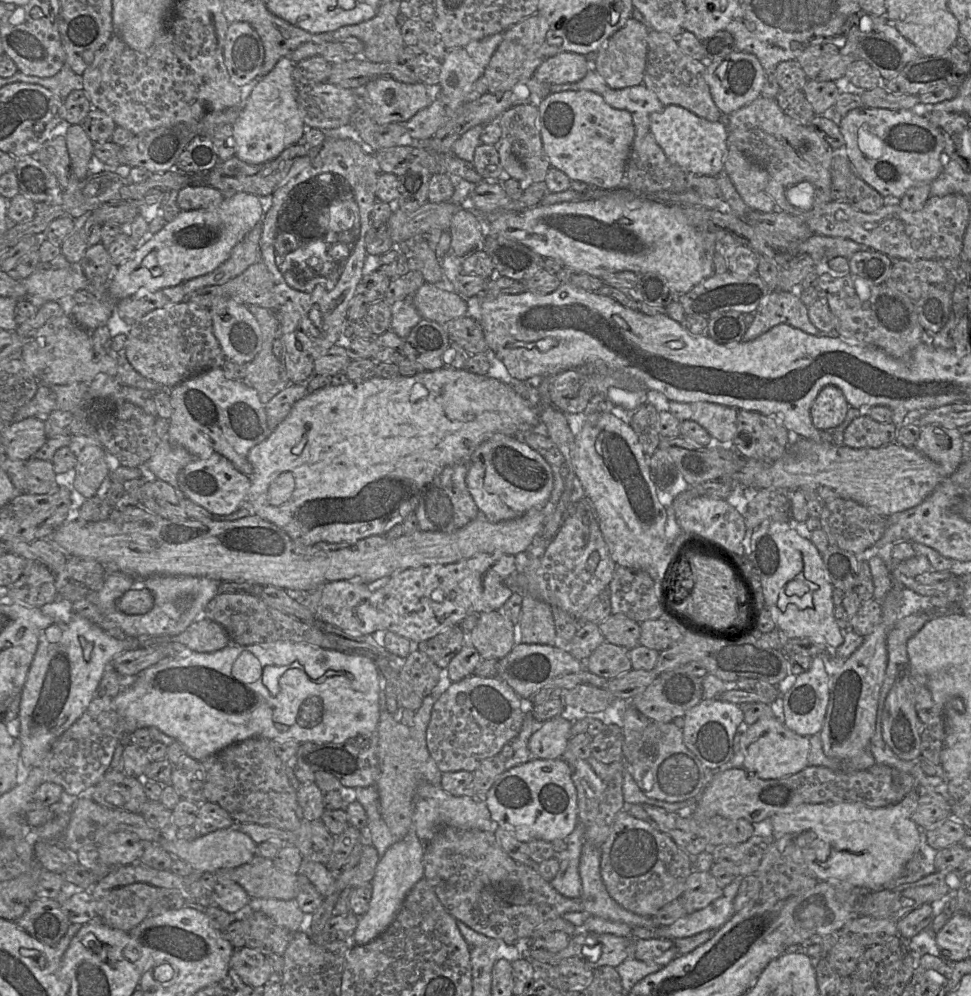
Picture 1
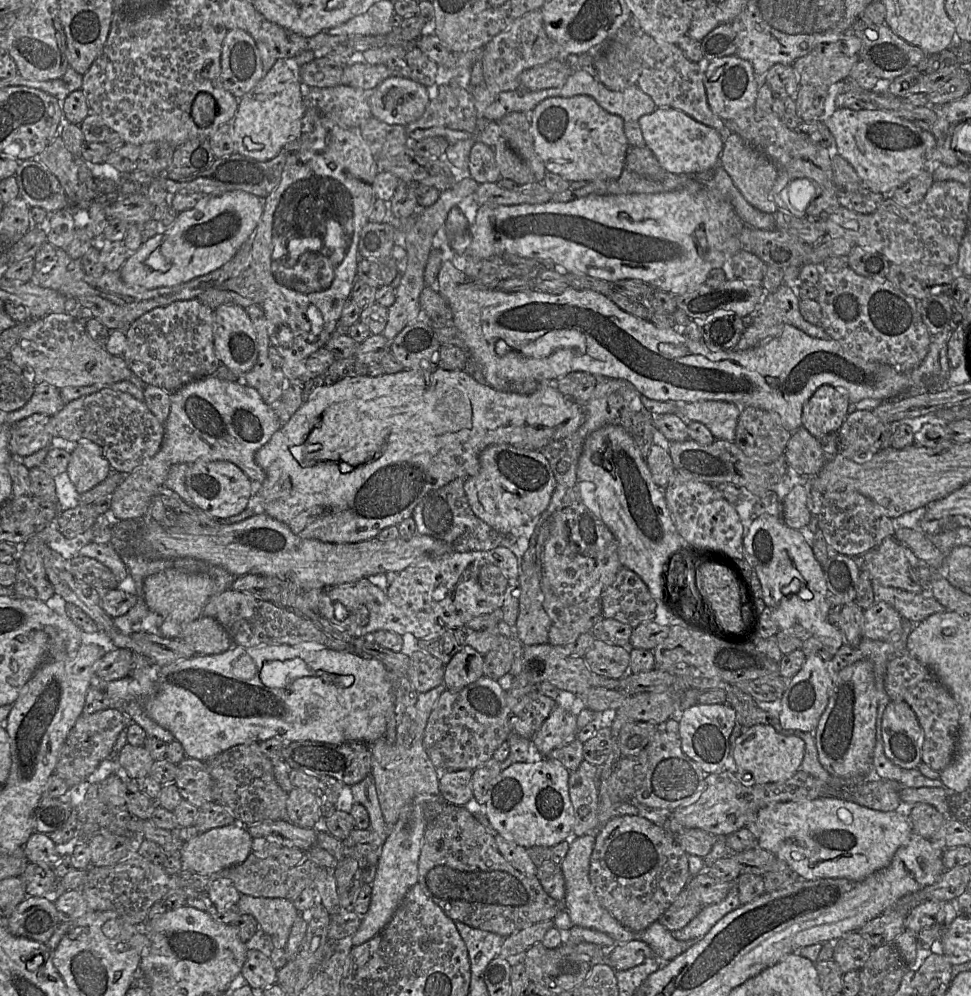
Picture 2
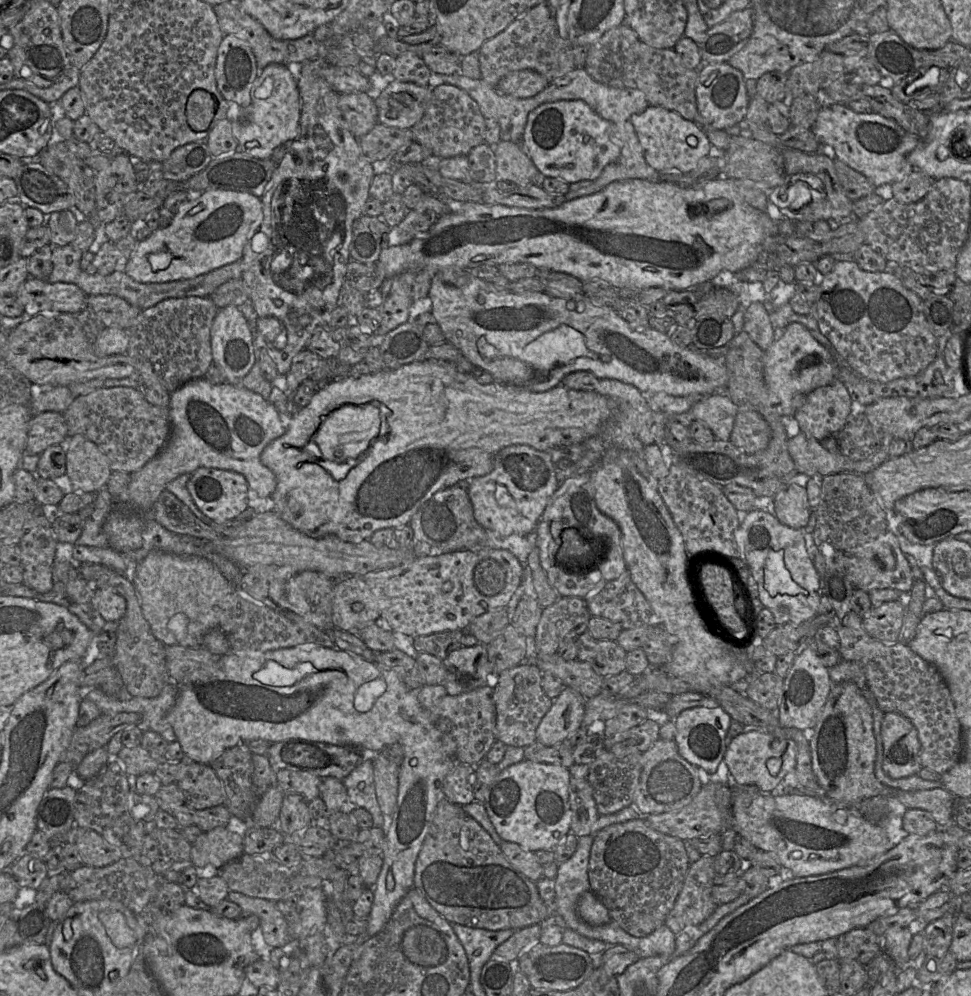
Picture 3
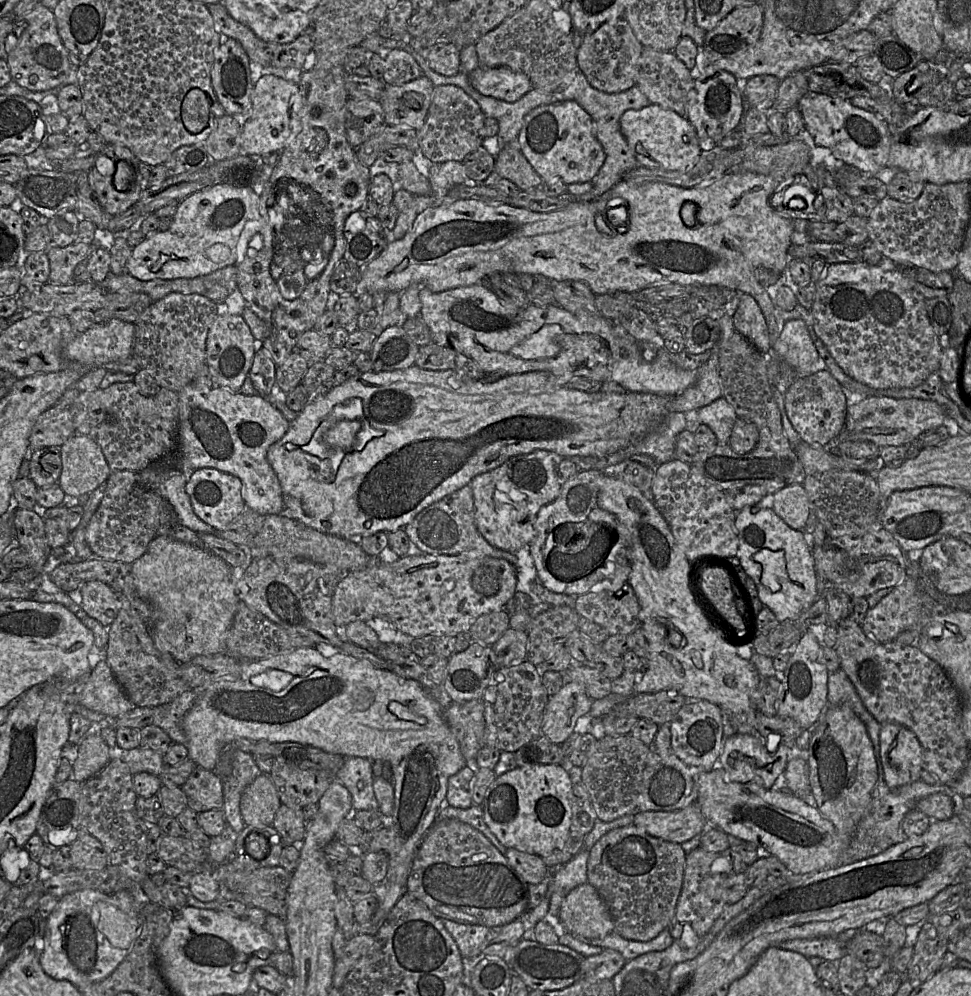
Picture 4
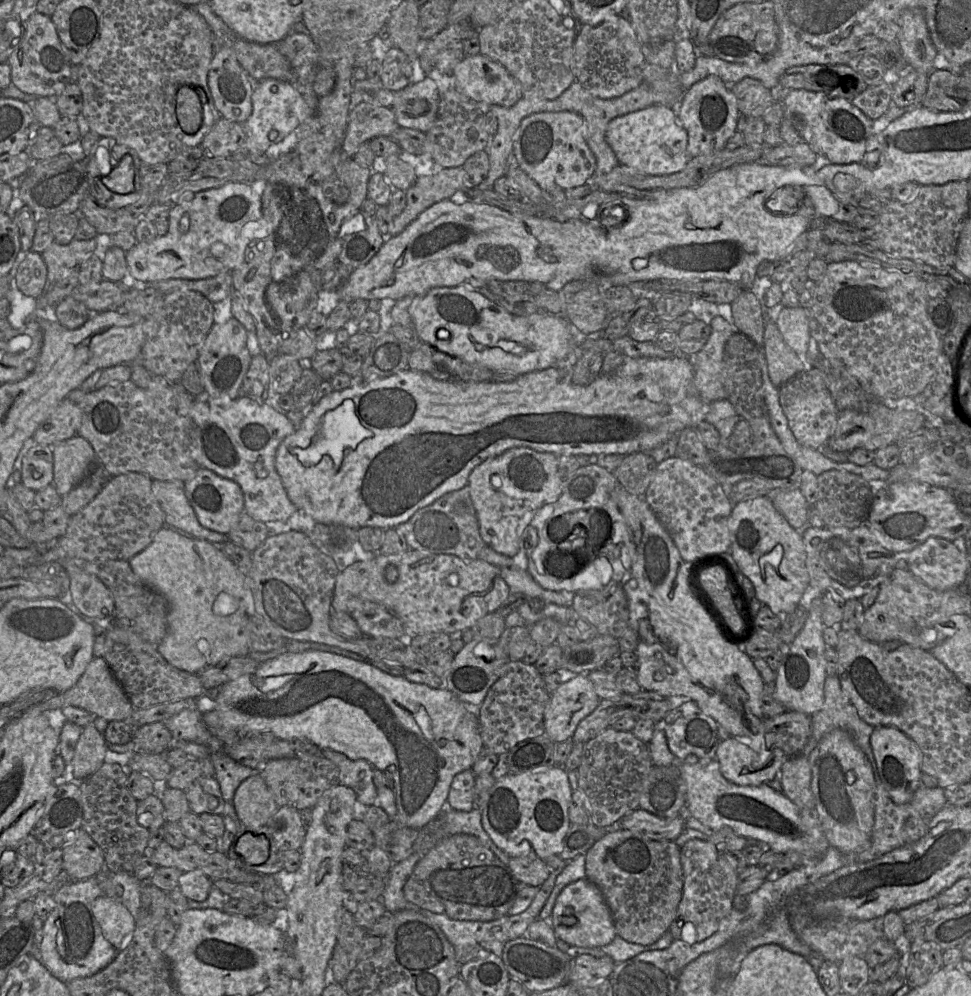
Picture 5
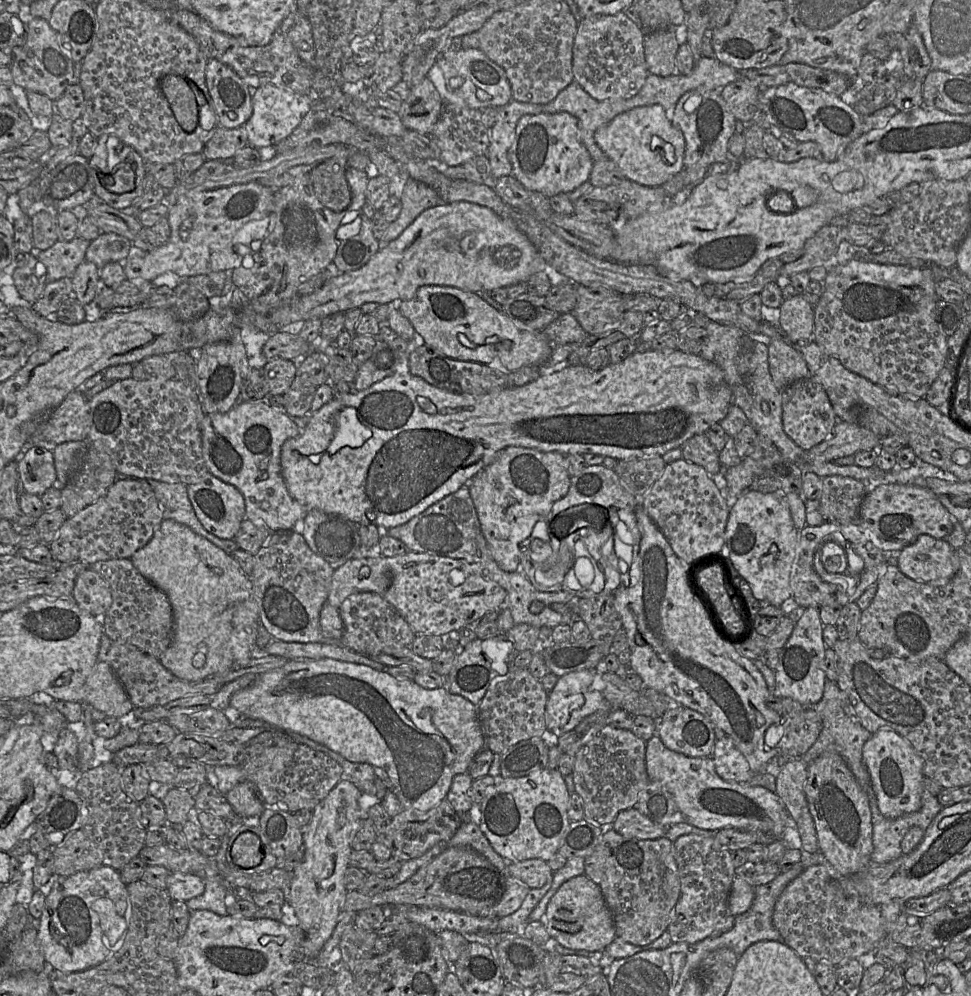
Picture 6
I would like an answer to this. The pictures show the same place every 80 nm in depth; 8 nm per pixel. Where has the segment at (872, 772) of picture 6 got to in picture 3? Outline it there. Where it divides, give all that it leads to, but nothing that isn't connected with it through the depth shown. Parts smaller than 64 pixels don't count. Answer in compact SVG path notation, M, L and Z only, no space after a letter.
M898 712L884 713L881 722L884 772L891 778L918 774L921 743L913 723Z

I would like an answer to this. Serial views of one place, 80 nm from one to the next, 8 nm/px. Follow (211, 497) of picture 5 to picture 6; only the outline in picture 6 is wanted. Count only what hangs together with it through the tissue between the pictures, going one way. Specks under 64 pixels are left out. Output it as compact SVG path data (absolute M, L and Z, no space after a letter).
M207 472L200 481L187 486L187 493L196 517L209 533L222 539L235 537L245 519L244 497L235 486Z

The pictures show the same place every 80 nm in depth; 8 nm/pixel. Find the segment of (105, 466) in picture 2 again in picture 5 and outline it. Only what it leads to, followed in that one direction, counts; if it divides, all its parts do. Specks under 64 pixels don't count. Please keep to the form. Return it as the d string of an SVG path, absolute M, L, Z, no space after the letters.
M77 434L53 446L53 460L53 485L63 497L86 478L96 463L96 455L91 444Z

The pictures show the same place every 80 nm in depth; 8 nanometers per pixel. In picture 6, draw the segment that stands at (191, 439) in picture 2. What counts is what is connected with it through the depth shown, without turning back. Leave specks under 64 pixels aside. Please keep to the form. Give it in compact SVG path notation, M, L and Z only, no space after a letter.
M264 400L239 401L225 413L204 414L200 422L203 458L208 472L235 486L243 495L245 518L271 533L293 531L307 507L291 496L281 471L283 443L301 433L286 412L279 412Z

